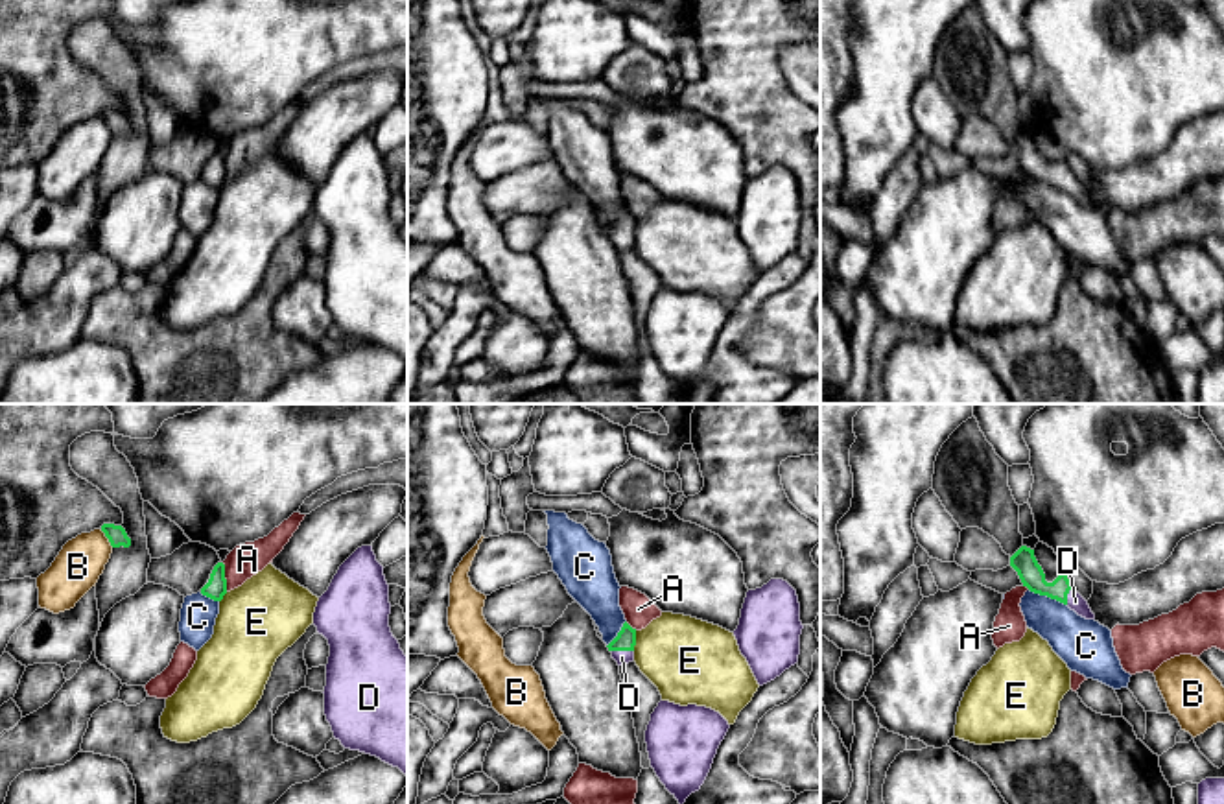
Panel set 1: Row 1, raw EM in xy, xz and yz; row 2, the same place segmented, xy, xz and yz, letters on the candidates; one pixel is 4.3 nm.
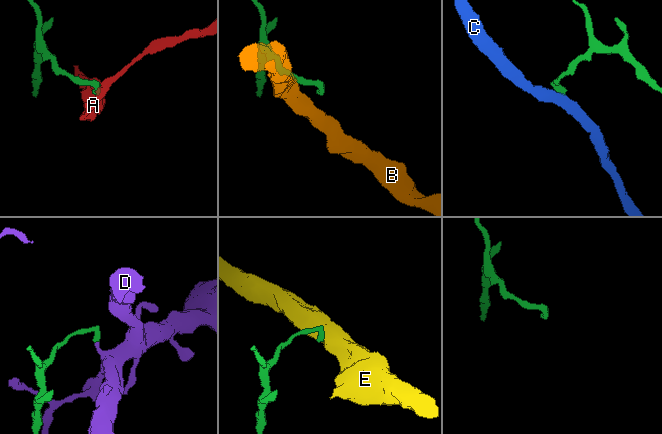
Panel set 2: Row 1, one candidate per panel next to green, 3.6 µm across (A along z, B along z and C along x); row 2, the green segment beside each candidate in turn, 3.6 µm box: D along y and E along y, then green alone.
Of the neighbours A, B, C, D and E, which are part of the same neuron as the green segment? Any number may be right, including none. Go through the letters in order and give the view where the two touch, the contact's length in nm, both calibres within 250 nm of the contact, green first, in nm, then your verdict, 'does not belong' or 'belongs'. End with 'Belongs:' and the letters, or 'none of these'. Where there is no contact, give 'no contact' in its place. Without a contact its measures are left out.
A: contact in xy; length 130 nm; calibres 90 and 150 nm; does not belong
B: contact in xy; length 100 nm; calibres 90 and 200 nm; does not belong
C: contact in yz; length 180 nm; calibres 110 and 220 nm; does not belong
D: contact in xz; length 100 nm; calibres 90 and 60 nm; belongs
E: contact in xz; length 90 nm; calibres 90 and 360 nm; does not belong
Belongs: D

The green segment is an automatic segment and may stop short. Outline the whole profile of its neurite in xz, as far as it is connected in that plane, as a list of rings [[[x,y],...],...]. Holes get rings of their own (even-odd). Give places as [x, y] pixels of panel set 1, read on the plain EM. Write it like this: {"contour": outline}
{"contour": [[[625,208],[618,223],[606,234],[612,240],[612,245],[618,249],[618,253],[623,253],[634,247],[634,232],[636,232],[636,216],[632,216]]]}

